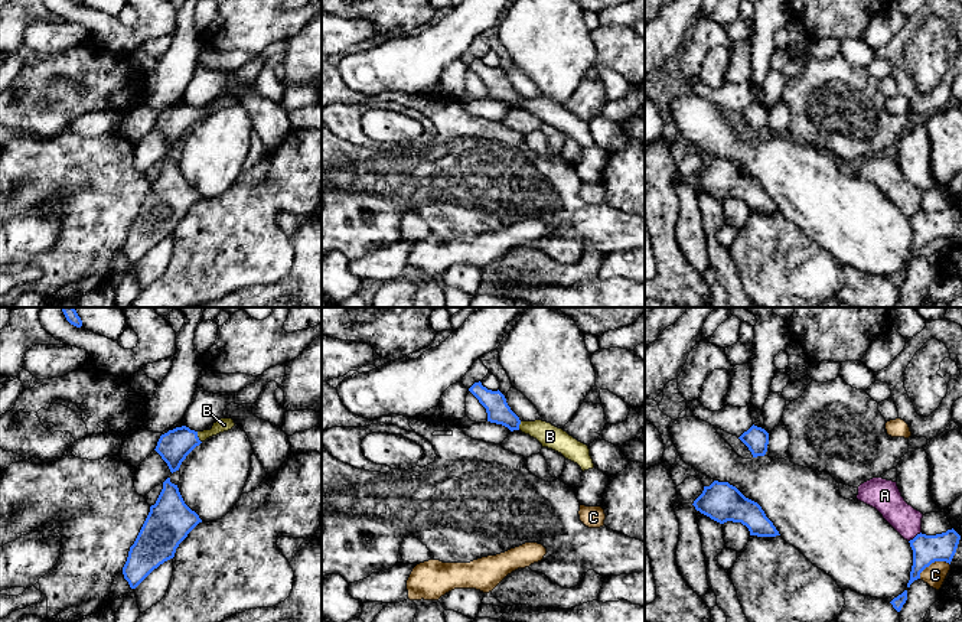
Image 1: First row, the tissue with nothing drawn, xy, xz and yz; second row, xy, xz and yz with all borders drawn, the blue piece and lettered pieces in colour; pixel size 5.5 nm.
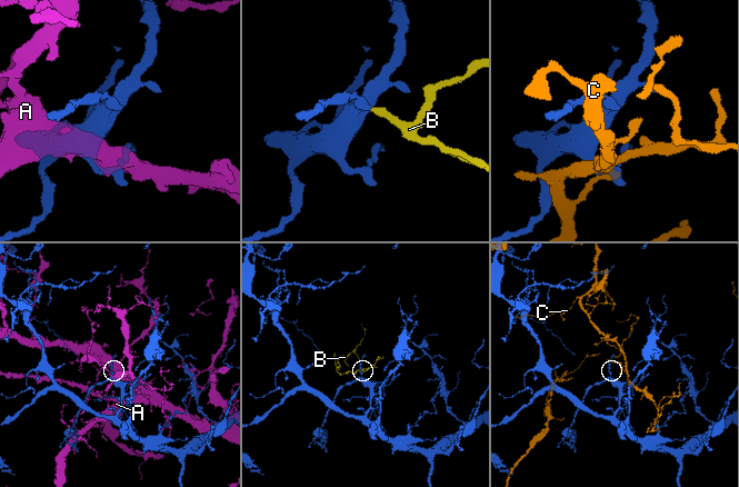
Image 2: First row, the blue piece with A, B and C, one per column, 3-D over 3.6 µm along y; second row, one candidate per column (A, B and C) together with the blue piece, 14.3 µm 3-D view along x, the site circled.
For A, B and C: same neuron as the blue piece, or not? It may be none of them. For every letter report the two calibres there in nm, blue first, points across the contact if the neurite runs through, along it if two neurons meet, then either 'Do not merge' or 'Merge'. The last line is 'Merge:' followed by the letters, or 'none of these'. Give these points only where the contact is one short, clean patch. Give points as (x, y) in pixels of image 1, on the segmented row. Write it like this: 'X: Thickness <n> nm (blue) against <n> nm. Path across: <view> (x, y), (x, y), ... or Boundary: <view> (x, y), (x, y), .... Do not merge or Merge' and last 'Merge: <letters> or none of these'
A: Thickness 160 nm (blue) against 160 nm. Do not merge
B: Thickness 180 nm (blue) against 80 nm. Path across: xy (173, 446), (182, 440), (198, 437), (224, 425). Merge
C: Thickness 160 nm (blue) against 120 nm. Do not merge
Merge: B

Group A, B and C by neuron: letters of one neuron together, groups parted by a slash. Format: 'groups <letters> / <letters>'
groups A / B / C

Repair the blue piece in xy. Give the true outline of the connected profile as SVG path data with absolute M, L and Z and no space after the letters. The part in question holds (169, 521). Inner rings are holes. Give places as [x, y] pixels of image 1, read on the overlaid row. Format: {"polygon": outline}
{"polygon": "M167 478L123 567L130 587L136 589L154 569L173 559L179 544L199 522L199 515L185 504L177 485Z"}

